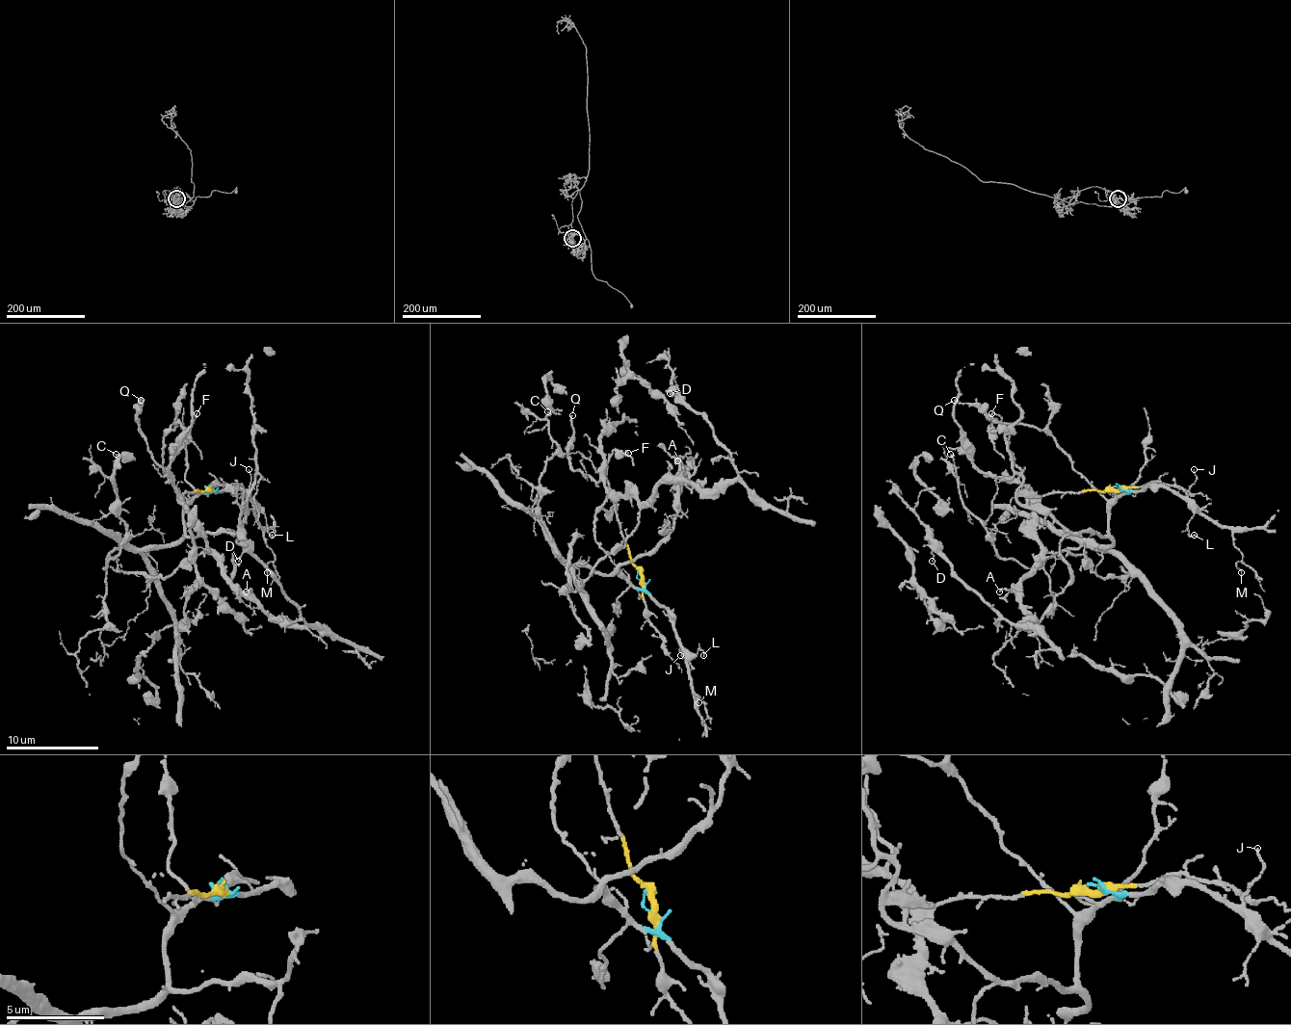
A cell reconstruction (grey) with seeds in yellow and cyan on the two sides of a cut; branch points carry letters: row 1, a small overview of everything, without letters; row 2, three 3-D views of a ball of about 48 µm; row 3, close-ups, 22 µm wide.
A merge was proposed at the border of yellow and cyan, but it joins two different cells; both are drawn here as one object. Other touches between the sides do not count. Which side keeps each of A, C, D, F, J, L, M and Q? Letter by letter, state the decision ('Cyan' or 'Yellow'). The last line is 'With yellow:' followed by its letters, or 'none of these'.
A: Yellow
C: Cyan
D: Yellow
F: Cyan
J: Cyan
L: Cyan
M: Cyan
Q: Yellow
With yellow: A, D, Q

